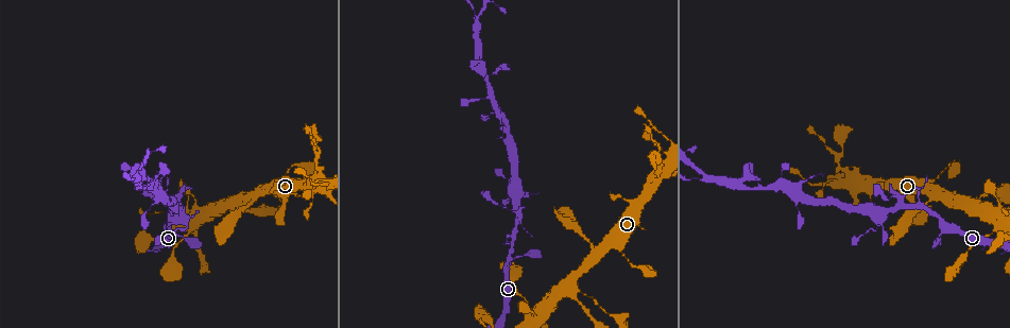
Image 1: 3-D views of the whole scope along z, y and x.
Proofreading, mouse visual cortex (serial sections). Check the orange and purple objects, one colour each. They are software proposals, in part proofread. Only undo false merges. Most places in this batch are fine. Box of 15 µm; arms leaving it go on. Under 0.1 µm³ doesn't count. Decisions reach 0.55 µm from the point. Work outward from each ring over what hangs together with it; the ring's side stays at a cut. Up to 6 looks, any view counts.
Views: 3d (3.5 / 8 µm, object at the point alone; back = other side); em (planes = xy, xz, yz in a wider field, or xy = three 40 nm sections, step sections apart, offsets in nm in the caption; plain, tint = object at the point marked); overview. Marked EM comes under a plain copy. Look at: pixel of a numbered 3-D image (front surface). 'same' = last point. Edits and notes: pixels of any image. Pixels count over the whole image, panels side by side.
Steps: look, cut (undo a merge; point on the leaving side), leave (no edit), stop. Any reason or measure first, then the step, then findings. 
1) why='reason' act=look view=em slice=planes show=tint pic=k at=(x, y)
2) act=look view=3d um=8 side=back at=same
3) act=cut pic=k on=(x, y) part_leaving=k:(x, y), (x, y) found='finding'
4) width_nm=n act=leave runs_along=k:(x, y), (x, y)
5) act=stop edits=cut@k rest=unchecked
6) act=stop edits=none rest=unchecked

why='four or more arms meet' act=look view=3d um=3.5 pic=1 at=(573, 287)

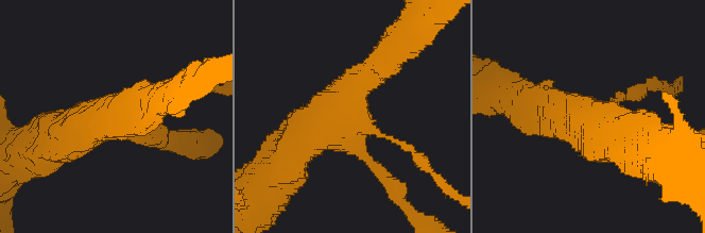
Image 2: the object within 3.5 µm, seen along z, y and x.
arms=4 arm_widths_nm=100,200,450,600 why='shape alone is not enough' act=look view=em slice=xy step=3 show=tint pic=2 at=(360, 123)

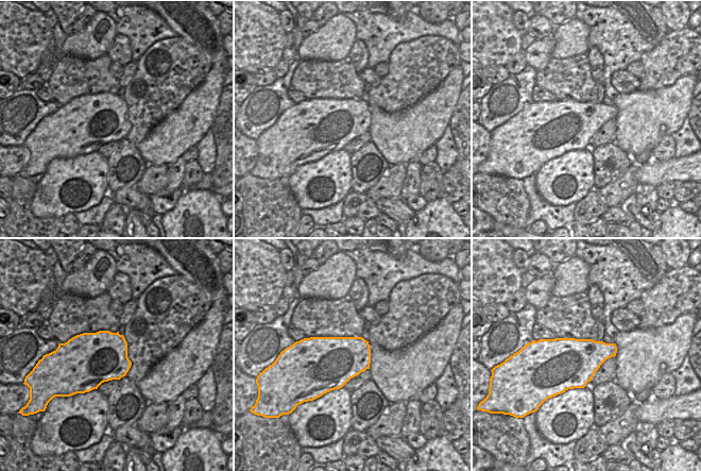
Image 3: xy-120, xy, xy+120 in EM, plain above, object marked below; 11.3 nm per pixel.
width_nm=600 act=leave runs_along=2:(385, 61), (291, 153) found='continuous, no second cell'

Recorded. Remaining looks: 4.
why='three arms meet' act=look view=3d um=3.5 pic=1 at=(903, 204)

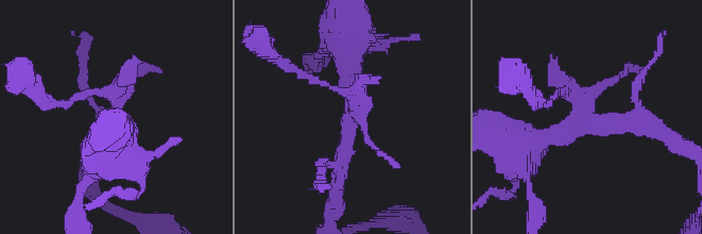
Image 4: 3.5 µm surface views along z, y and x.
why='shape alone is not enough' act=look view=em slice=xy step=2 show=tint pic=4 at=(591, 123)

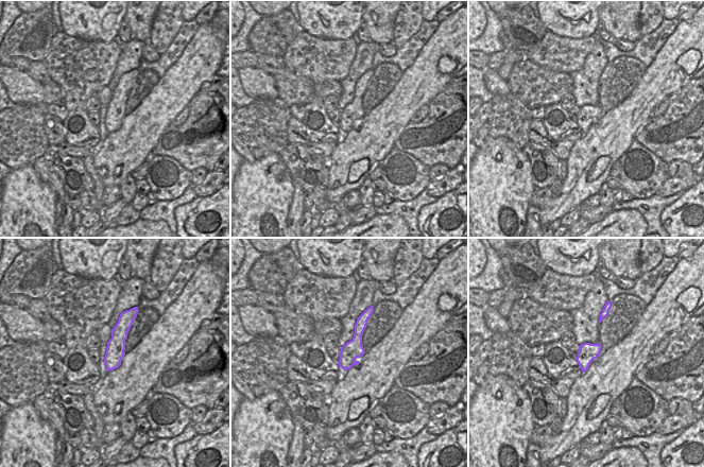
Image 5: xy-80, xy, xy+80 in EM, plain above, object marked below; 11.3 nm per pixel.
act=cut pic=4 on=(121, 83) border=5:(112, 336), (115, 340), (124, 340) found='a second cell is stuck on'

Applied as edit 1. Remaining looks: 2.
why='abrupt turn' act=look view=3d um=3.5 pic=1 at=(995, 229)

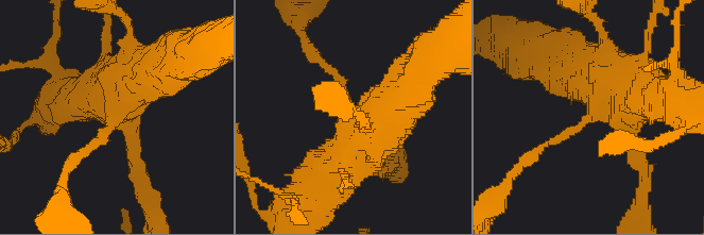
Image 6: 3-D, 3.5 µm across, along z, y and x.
act=look view=em slice=xy step=2 show=tint pic=6 at=(113, 117)

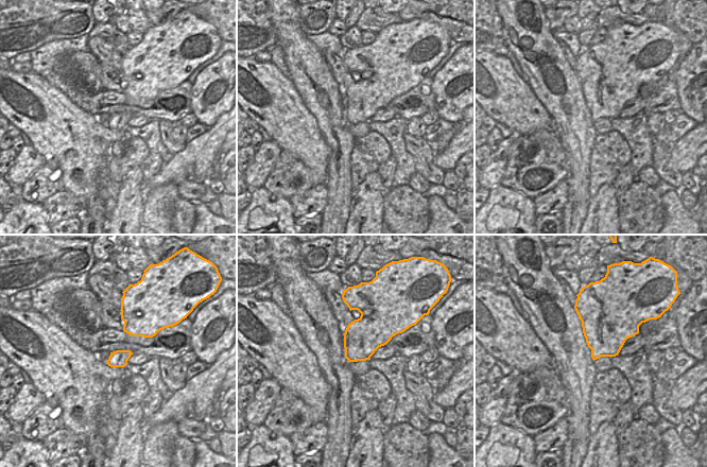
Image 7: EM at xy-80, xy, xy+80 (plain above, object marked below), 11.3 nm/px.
arms=4 act=leave runs_along=6:(154, 70), (85, 152) found='continuous, no second cell'

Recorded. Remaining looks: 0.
act=stop edits=cut@4 rest=unchecked

